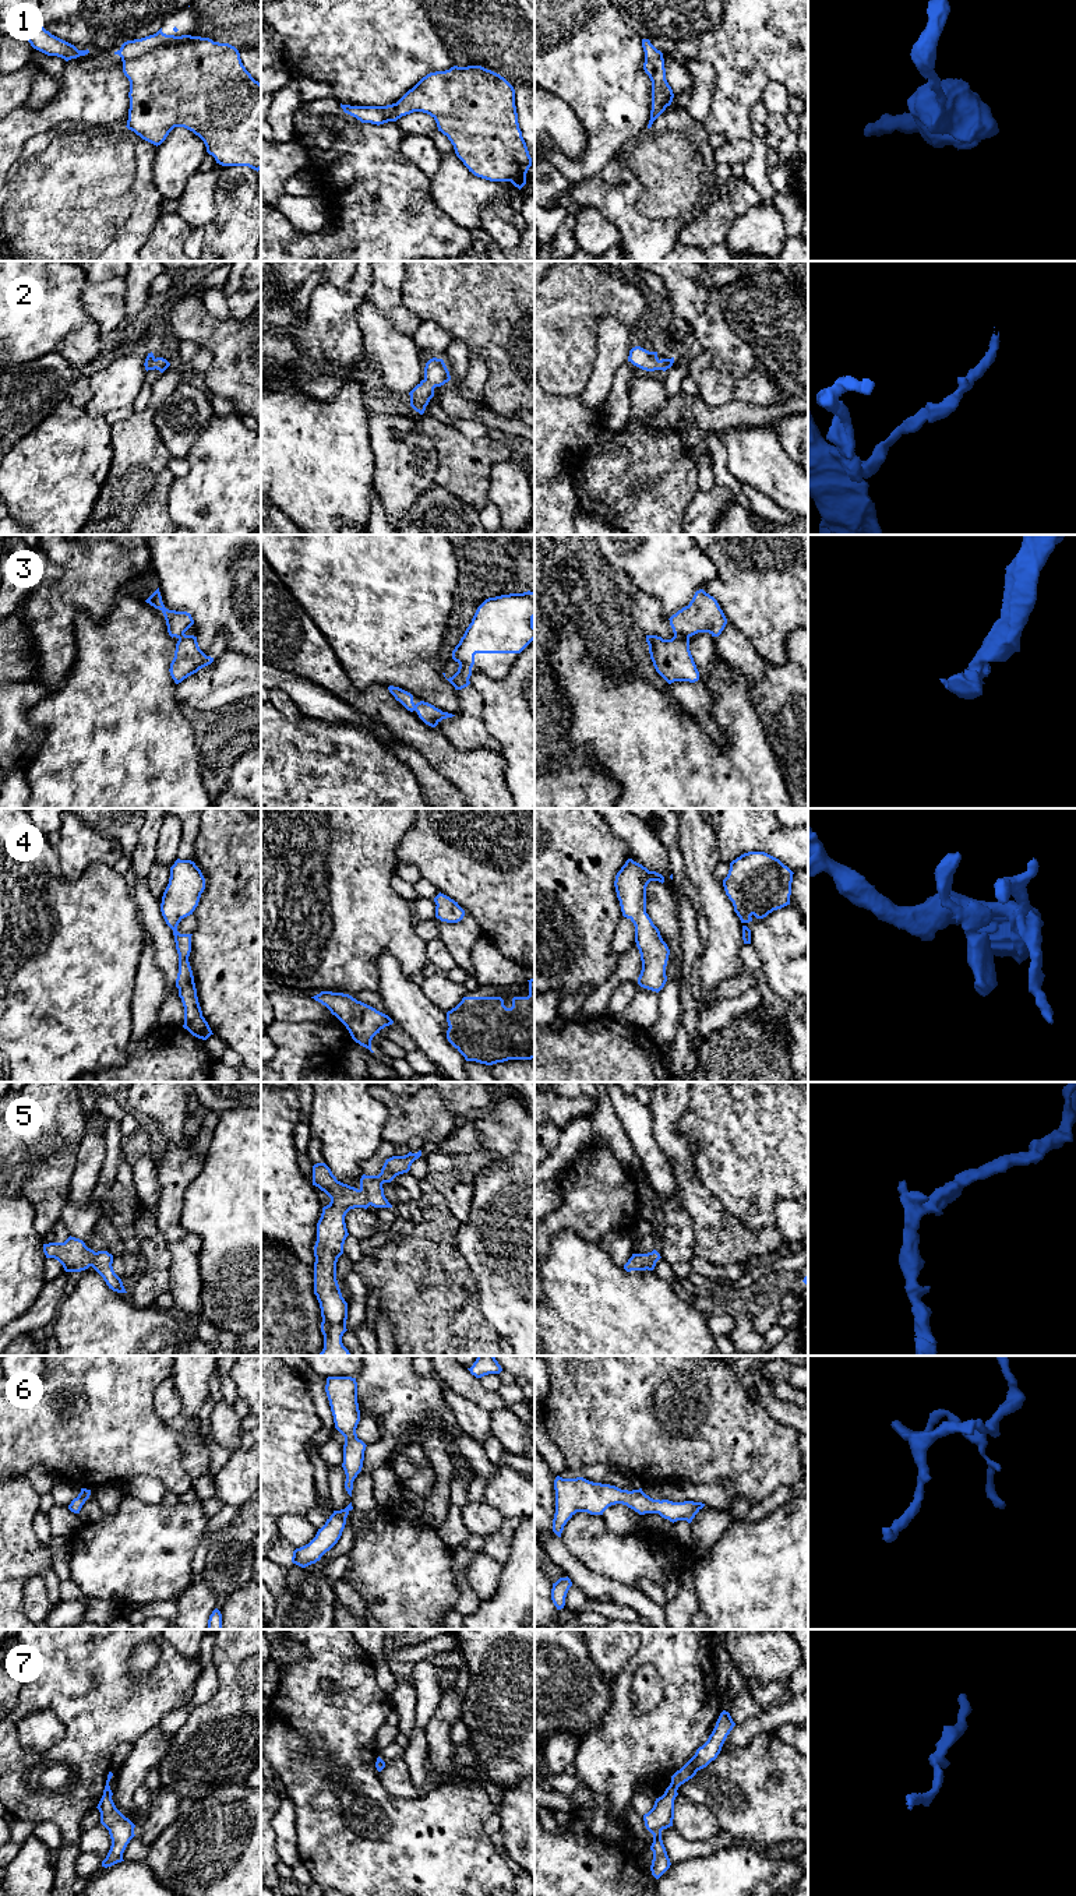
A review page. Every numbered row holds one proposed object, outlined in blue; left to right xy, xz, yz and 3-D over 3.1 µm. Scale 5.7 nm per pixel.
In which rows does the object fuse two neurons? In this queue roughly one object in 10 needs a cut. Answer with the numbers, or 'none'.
3

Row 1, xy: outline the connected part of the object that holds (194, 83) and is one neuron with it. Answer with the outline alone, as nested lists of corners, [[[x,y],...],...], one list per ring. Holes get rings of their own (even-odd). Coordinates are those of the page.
[[[160,28],[154,35],[124,42],[114,54],[121,57],[130,81],[128,130],[158,147],[174,127],[184,127],[204,141],[216,163],[261,169],[261,84],[246,70],[234,46],[201,36],[166,35]]]

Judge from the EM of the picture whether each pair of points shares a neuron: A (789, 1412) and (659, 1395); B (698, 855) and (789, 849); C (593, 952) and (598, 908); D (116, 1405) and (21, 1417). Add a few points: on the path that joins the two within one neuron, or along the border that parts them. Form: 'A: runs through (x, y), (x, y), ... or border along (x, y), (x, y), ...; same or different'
A: border along (743, 1385), (773, 1417), (793, 1427); different
B: border along (709, 823), (715, 834), (718, 856), (722, 860); different
C: runs through (593, 941), (593, 919); same
D: runs through (92, 1412), (63, 1428), (56, 1423), (45, 1423); same

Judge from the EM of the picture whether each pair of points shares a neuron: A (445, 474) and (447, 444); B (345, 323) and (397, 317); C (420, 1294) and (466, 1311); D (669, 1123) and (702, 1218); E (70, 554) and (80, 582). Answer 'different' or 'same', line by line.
A: same
B: different
C: same
D: same
E: same

